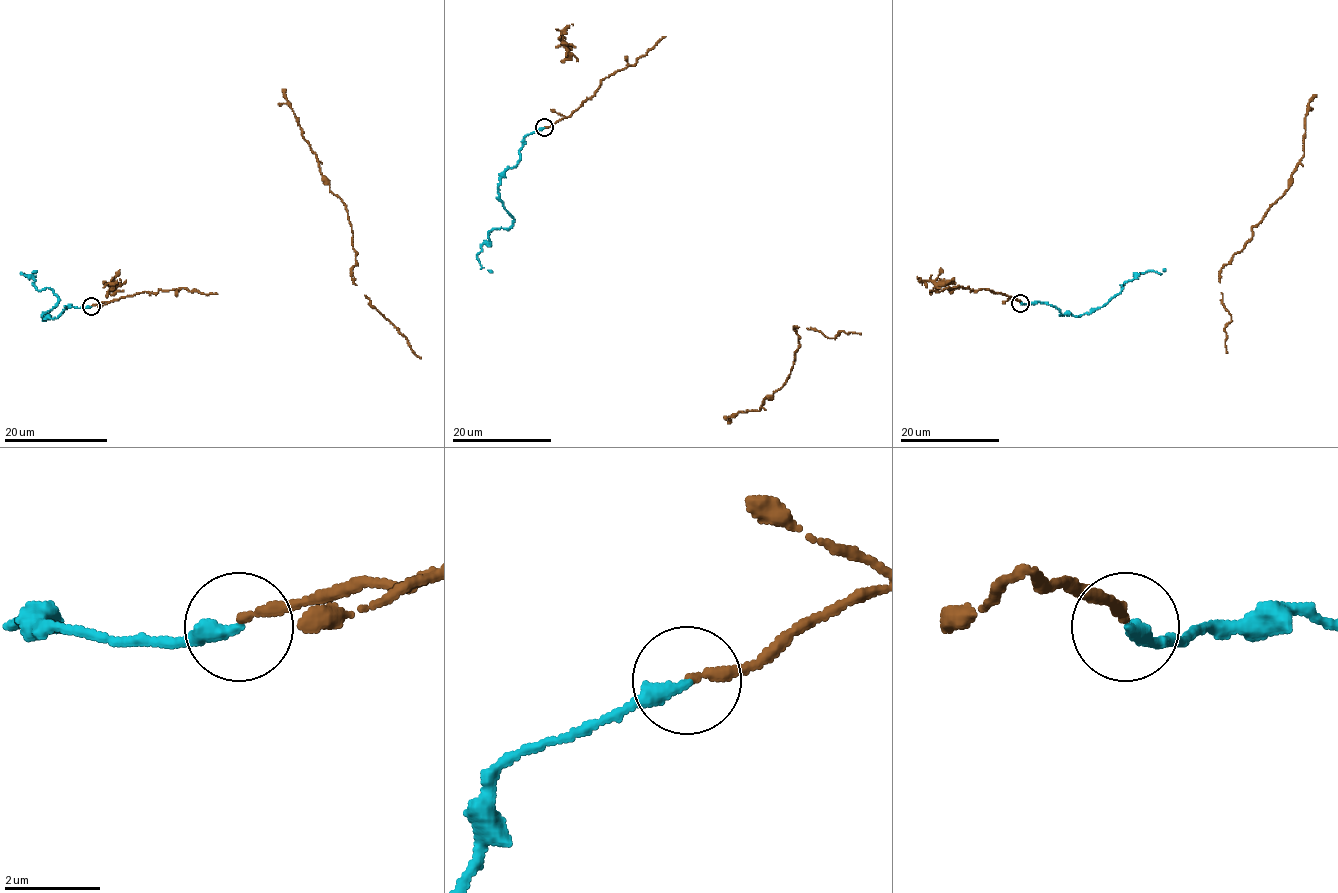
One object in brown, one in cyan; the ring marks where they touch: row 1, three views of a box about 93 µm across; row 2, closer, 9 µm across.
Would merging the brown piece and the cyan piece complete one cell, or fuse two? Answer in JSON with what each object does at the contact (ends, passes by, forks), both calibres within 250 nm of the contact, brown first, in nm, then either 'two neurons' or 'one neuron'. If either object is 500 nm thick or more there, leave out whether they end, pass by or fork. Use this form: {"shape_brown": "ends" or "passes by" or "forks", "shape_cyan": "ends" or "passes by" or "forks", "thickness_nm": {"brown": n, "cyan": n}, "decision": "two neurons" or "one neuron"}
{"shape_brown": "ends", "shape_cyan": "ends", "thickness_nm": {"brown": 200, "cyan": 320}, "decision": "one neuron"}

